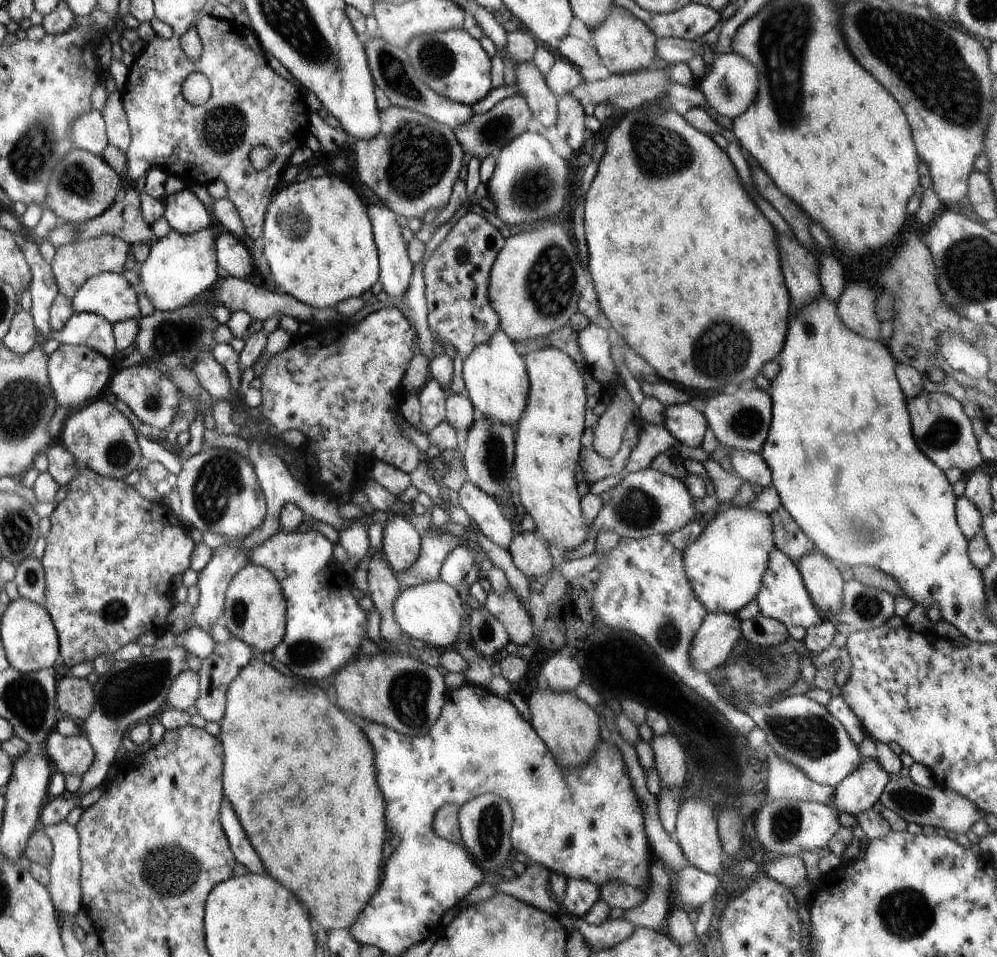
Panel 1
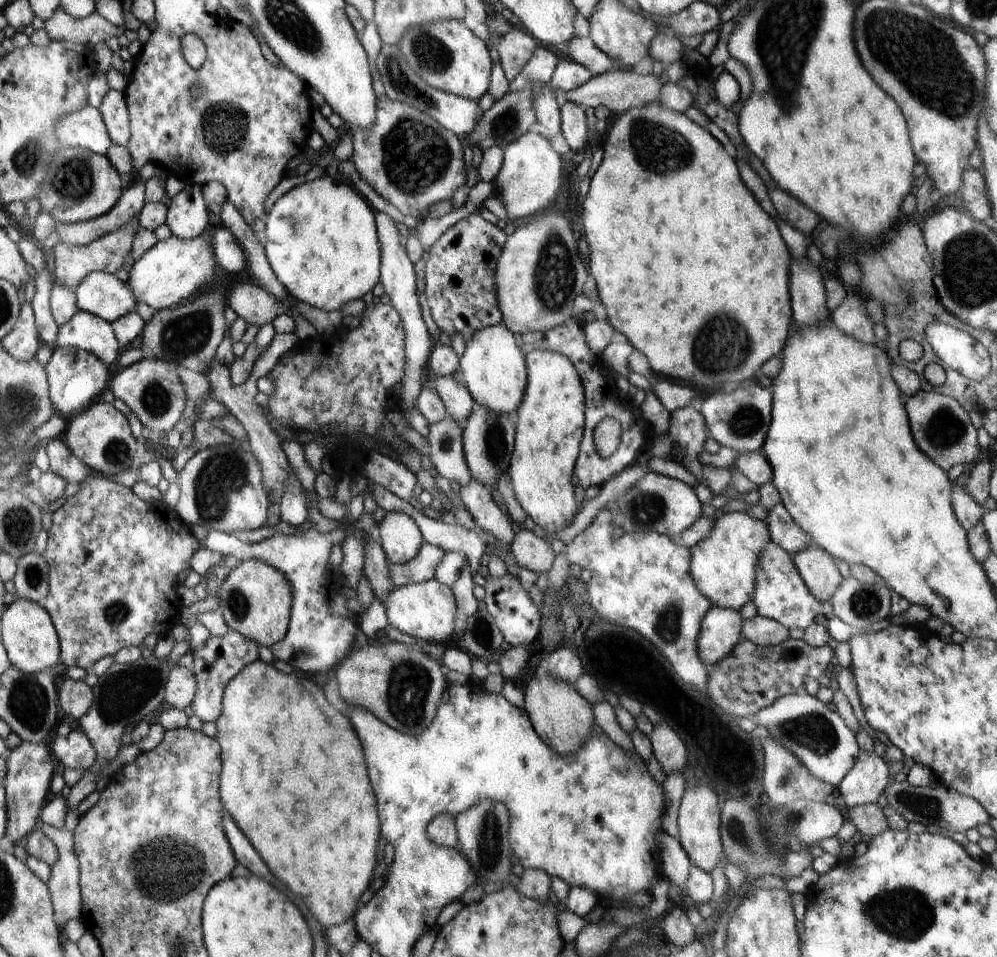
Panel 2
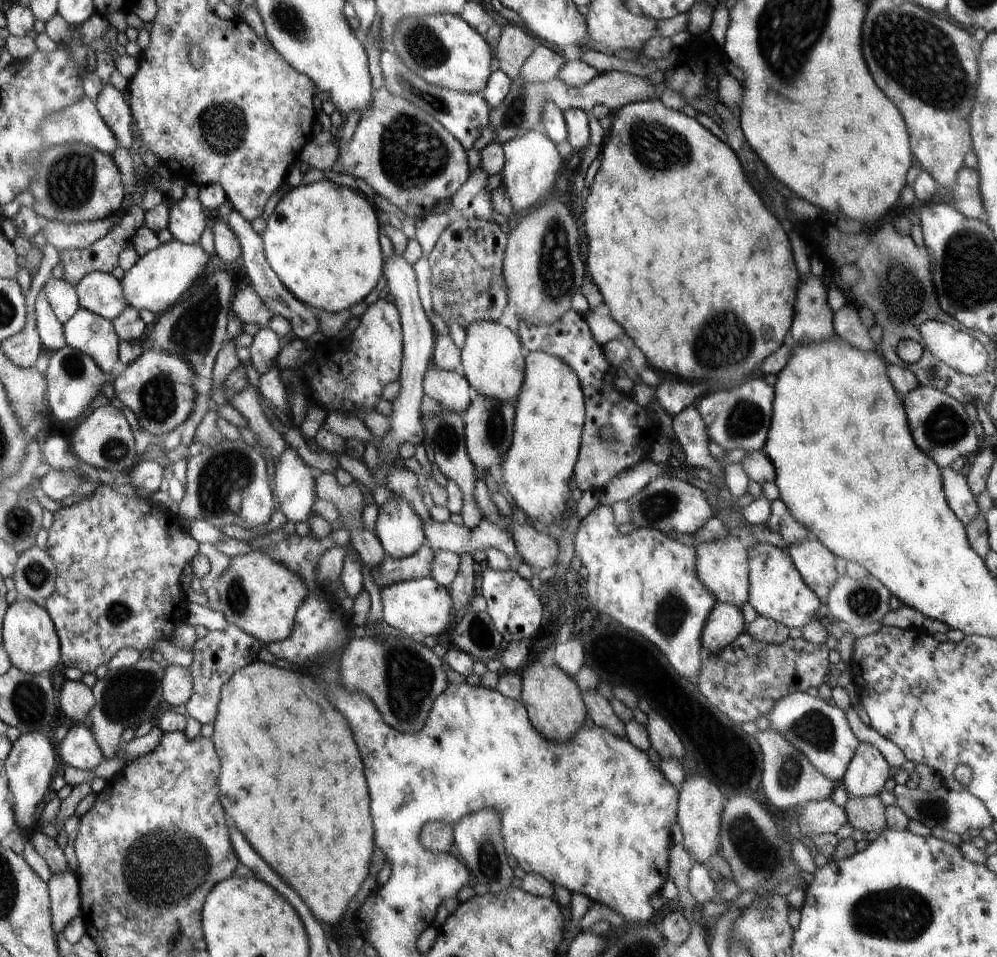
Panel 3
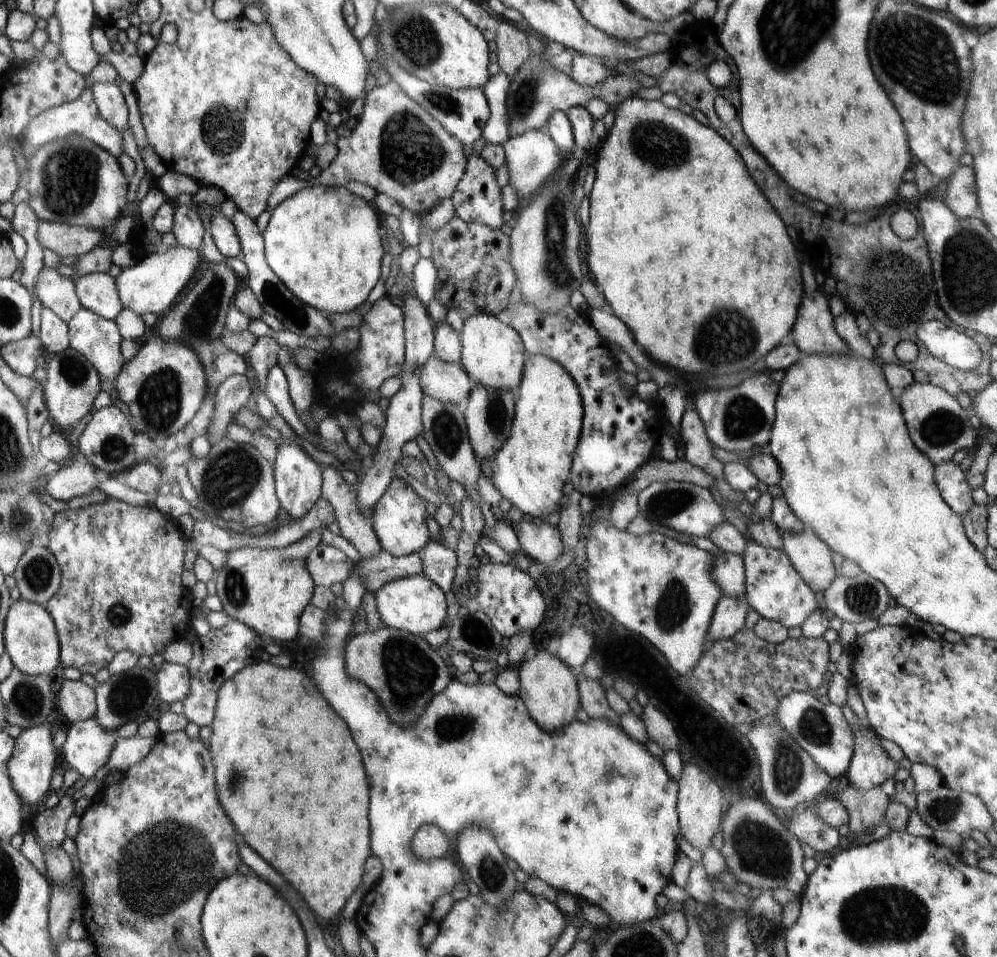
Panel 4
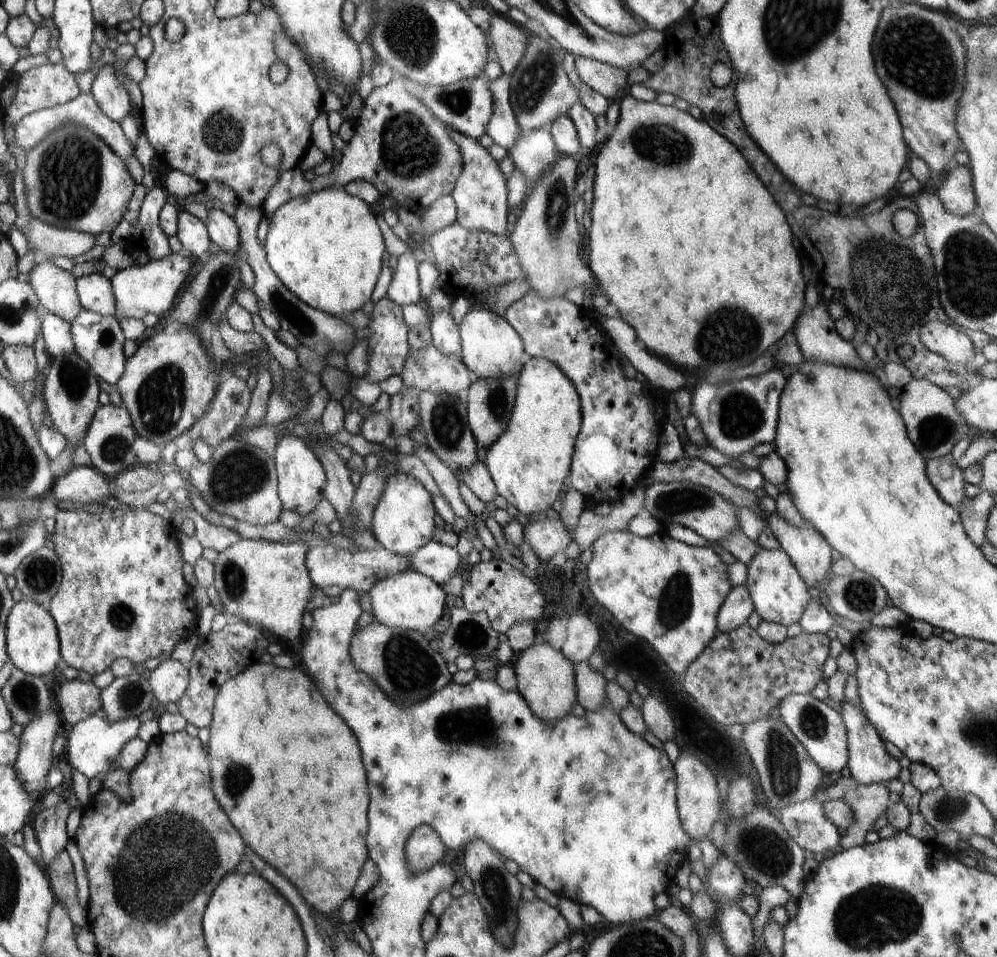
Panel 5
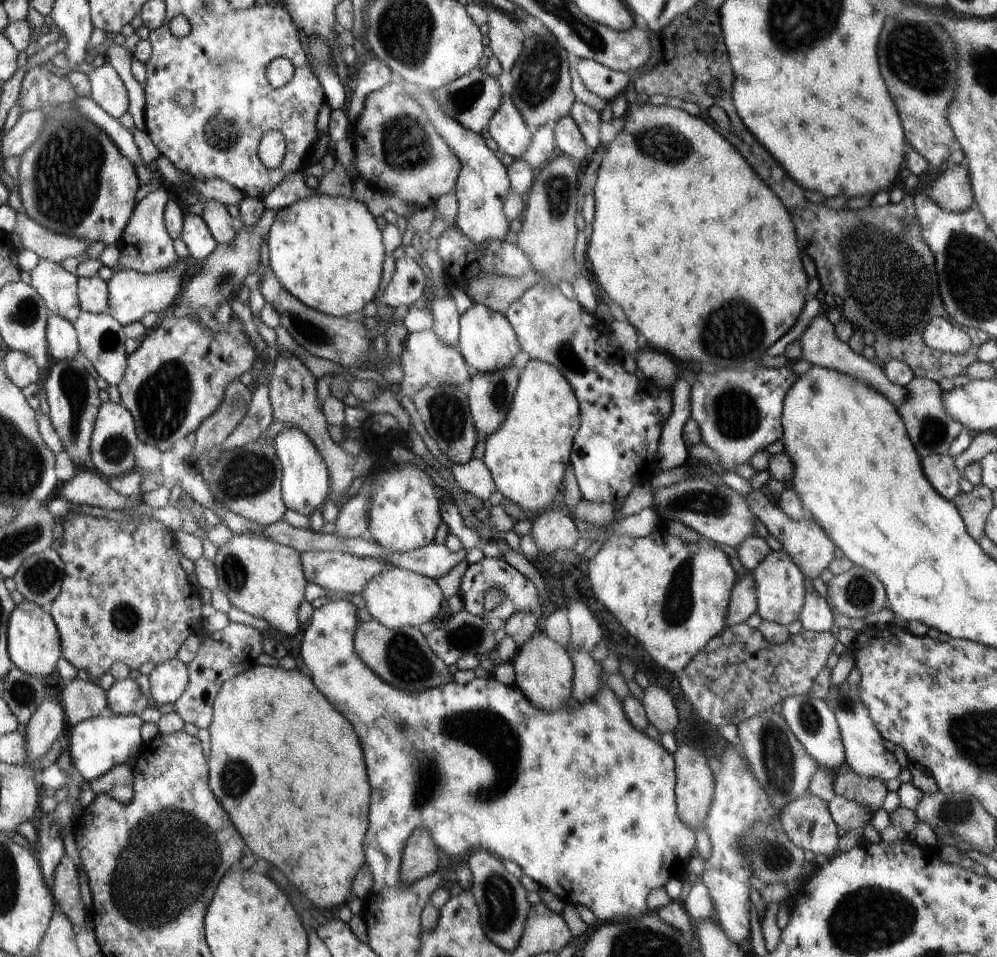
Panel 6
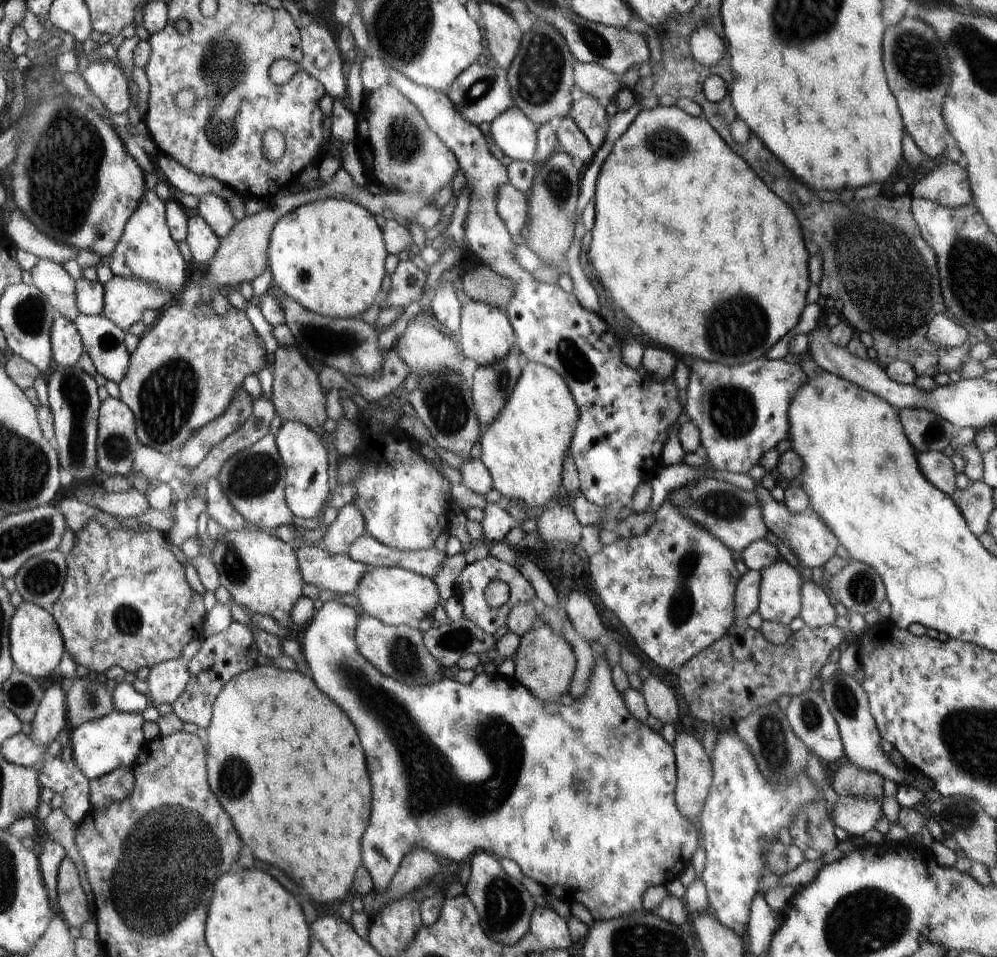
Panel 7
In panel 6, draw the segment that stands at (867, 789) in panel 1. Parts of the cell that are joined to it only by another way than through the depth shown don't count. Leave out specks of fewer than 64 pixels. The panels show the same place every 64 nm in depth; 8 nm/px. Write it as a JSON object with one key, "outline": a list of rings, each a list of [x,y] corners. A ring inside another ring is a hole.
{"outline":[[[844,680],[836,688],[830,686],[825,701],[828,708],[834,712],[840,728],[842,744],[845,750],[845,766],[854,770],[858,776],[878,778],[884,783],[900,776],[902,768],[893,754],[885,750],[883,746],[885,739],[878,732],[878,728],[874,726],[868,708],[860,700],[859,688],[849,686],[848,681]]]}

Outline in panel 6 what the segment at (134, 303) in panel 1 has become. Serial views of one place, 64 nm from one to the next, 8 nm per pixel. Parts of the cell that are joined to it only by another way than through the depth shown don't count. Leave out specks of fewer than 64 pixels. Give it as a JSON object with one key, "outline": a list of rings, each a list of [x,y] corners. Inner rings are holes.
{"outline":[[[98,275],[77,278],[77,296],[81,311],[106,315],[110,312],[107,282]]]}

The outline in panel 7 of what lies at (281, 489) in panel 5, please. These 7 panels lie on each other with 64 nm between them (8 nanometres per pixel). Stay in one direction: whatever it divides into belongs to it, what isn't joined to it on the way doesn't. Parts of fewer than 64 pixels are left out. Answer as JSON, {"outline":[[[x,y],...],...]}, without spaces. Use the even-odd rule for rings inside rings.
{"outline":[[[284,421],[274,434],[278,453],[284,462],[285,472],[285,502],[292,515],[302,519],[318,518],[323,504],[330,494],[330,458],[327,446],[322,444],[318,432],[310,430],[302,422]]]}

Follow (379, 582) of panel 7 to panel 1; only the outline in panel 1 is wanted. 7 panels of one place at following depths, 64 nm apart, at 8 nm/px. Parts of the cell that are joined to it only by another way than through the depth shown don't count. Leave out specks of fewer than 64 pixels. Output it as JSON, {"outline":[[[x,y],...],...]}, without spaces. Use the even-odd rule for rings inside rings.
{"outline":[[[438,580],[403,589],[395,602],[395,617],[404,634],[417,644],[428,642],[431,647],[443,651],[460,637],[465,606],[457,589]]]}

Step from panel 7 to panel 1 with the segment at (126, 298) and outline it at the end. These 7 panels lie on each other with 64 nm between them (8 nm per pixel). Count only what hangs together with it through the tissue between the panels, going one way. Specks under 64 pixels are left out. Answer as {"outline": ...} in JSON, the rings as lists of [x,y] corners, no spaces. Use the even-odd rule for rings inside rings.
{"outline":[[[216,225],[189,235],[171,230],[164,238],[151,243],[149,256],[142,264],[138,264],[136,270],[140,275],[140,288],[155,310],[167,313],[187,307],[219,279],[215,247],[217,232]]]}

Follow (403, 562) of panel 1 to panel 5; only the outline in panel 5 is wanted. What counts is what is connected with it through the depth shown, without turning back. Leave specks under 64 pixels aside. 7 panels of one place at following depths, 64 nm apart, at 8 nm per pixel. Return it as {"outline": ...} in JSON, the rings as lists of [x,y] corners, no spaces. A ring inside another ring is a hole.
{"outline":[[[391,472],[384,492],[376,502],[371,533],[378,545],[387,552],[408,556],[433,540],[433,530],[436,528],[435,514],[431,493],[418,480],[410,474]]]}

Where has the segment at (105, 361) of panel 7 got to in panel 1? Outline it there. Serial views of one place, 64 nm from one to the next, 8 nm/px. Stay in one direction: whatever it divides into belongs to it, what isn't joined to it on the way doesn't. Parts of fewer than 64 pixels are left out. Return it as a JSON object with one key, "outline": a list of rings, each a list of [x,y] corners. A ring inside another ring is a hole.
{"outline":[[[91,312],[73,314],[64,325],[62,332],[52,332],[49,338],[56,338],[62,345],[89,346],[109,359],[117,351],[113,324]]]}

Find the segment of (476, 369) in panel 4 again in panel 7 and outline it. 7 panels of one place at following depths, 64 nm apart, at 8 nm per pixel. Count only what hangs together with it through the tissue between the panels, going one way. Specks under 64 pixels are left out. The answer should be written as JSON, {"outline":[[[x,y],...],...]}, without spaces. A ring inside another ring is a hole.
{"outline":[[[466,296],[461,306],[461,328],[457,337],[464,356],[471,358],[480,366],[491,366],[506,358],[506,354],[517,343],[517,337],[503,310],[472,300]]]}

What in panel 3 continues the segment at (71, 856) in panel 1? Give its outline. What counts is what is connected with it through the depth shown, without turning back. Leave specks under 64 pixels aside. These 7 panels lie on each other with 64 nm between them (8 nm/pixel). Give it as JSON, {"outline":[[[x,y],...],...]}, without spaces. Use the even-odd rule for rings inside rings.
{"outline":[[[69,866],[64,872],[54,873],[47,882],[51,898],[51,921],[55,934],[63,932],[70,920],[81,916],[81,890],[79,876]]]}

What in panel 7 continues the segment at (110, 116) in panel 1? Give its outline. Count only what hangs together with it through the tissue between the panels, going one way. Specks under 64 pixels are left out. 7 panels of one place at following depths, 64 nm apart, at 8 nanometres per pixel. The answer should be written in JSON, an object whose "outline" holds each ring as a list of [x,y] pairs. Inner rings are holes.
{"outline":[[[108,59],[94,61],[80,73],[96,98],[112,114],[124,114],[130,108],[130,92],[122,68]]]}

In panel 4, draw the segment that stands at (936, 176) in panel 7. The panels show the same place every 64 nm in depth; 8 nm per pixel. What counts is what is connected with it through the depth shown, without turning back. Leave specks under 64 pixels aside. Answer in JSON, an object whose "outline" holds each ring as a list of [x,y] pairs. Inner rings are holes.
{"outline":[[[962,164],[958,165],[948,182],[945,201],[958,218],[980,215],[976,187],[973,169]]]}

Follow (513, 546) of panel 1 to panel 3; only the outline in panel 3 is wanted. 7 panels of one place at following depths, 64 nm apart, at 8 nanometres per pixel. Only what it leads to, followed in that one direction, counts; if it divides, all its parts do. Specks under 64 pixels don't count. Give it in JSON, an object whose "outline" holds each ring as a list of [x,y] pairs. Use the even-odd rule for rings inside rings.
{"outline":[[[502,518],[512,527],[513,541],[522,562],[529,564],[535,571],[555,564],[559,553],[558,540],[549,534],[537,532],[527,523],[520,524],[514,519]]]}

